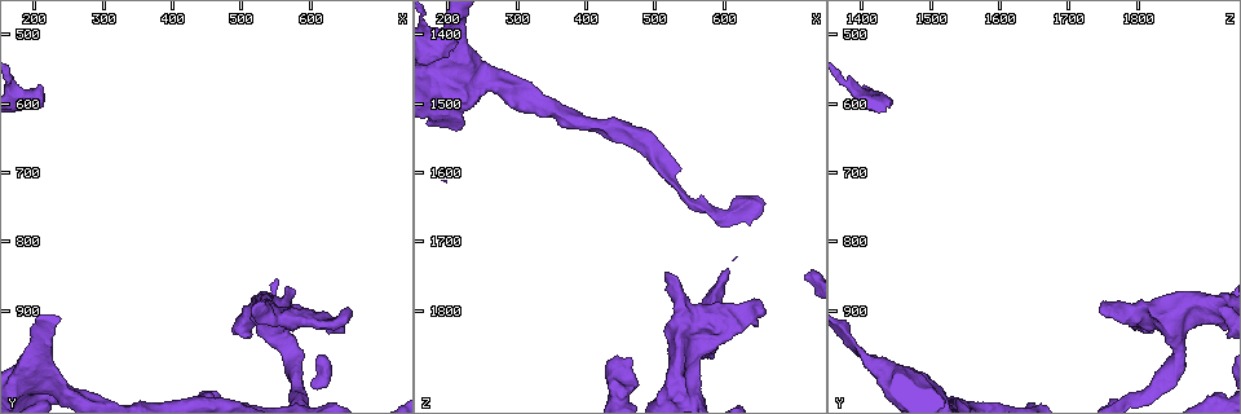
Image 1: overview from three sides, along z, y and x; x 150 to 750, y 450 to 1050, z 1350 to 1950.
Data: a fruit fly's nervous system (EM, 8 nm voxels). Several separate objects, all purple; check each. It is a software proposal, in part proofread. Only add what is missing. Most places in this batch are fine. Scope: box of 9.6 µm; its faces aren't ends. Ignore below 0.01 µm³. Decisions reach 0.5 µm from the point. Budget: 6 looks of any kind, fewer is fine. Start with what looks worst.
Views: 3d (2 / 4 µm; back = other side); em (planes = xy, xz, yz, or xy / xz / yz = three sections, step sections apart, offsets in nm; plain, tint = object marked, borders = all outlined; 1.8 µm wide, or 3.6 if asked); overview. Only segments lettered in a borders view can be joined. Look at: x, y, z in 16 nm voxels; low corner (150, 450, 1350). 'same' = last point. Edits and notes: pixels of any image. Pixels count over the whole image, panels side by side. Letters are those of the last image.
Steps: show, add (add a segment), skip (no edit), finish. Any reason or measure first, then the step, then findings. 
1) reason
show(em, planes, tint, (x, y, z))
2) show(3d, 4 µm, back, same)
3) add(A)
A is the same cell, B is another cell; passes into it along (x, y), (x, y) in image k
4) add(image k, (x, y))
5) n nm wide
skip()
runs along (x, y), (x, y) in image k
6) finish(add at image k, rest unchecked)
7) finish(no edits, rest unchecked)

stops while still wide
show(em, planes, borders, (205, 570, 1410))

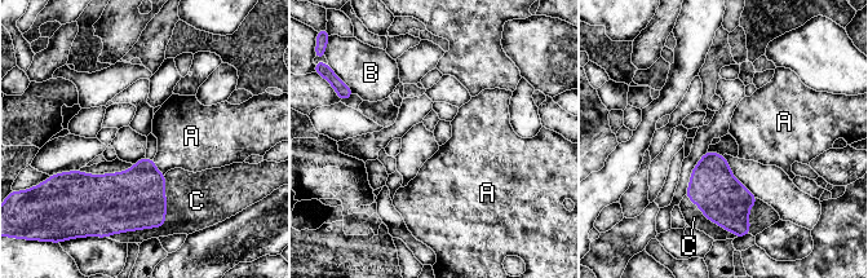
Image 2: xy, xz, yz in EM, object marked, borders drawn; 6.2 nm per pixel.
C touches over 400 nm
add(C)
C is the same cell, A and B are other cells; passes into it along (134, 199), (164, 215), (196, 201) in image 2; the neuron continues

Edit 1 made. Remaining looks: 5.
see it whole again
show(overview)

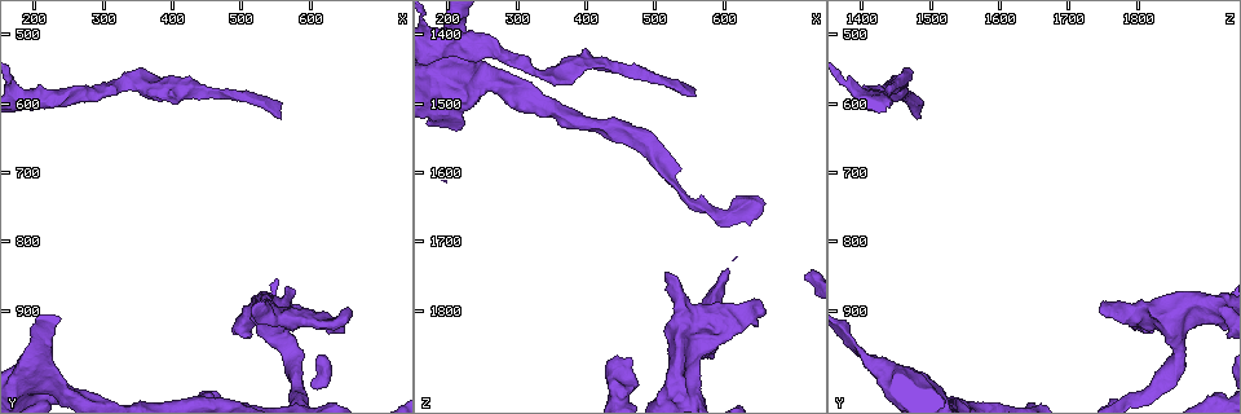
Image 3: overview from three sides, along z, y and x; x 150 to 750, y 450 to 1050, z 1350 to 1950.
free end
show(em, planes, plain, (520, 905, 1745))

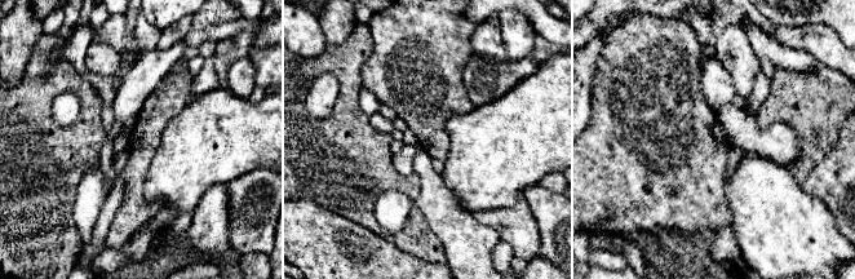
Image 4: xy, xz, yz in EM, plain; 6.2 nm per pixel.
where the object lies
show(em, planes, tint, same)

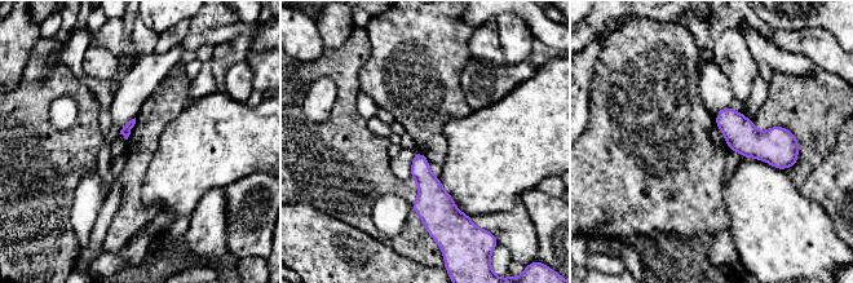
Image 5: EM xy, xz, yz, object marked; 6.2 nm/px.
see the neighbours
show(em, planes, borders, same)

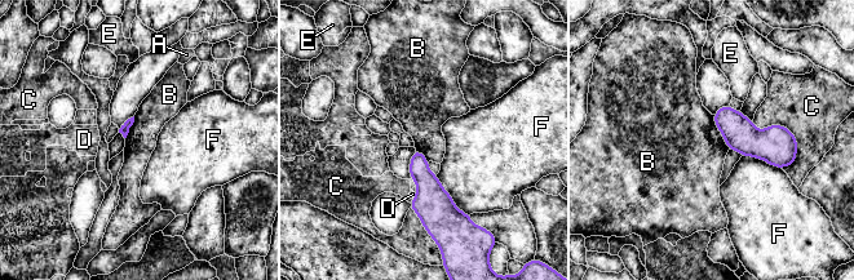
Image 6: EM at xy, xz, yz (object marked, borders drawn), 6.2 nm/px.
C touches over 380 nm
skip()
A, B, C, D, E and F are other cells; border along (713, 115), (713, 123), (729, 149) in image 6; none of them fits

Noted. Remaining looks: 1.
finish(add at image 2, rest unchecked)

